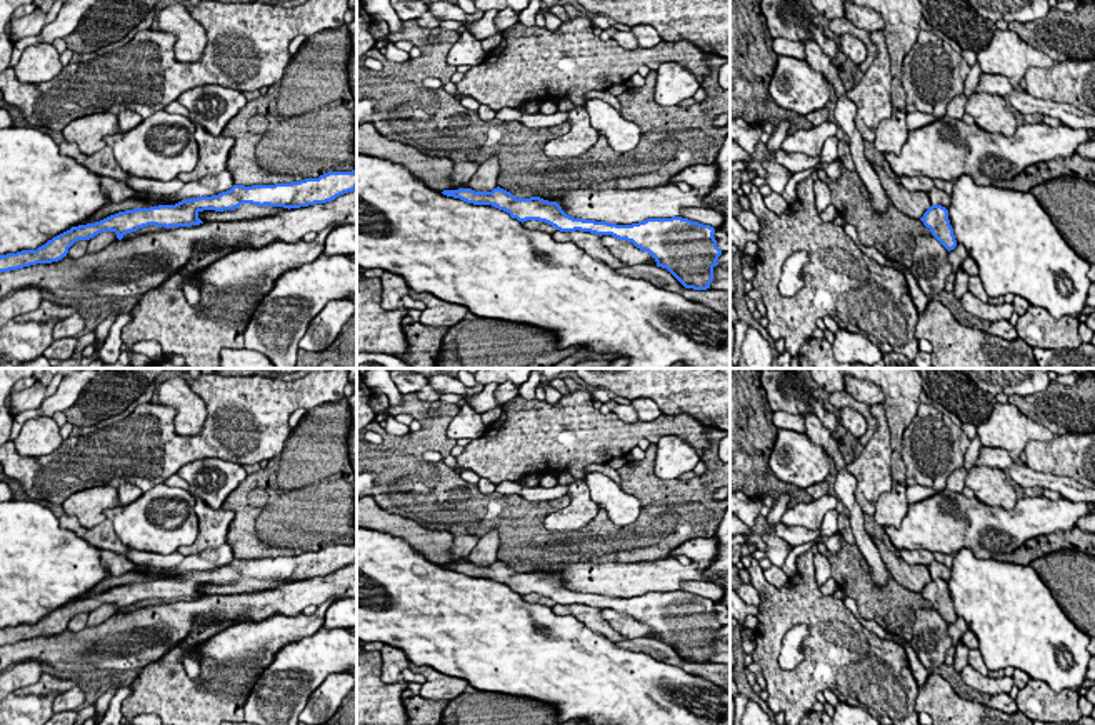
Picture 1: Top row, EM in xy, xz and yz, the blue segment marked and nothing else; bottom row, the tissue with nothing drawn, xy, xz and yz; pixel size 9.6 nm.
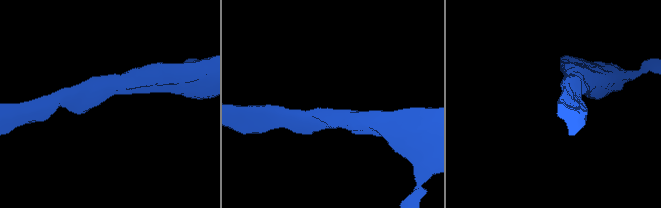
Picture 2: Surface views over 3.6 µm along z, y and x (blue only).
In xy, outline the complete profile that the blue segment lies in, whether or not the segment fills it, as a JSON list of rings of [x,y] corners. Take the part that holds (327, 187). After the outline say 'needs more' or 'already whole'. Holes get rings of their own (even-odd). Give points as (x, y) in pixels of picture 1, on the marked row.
[[[357,168],[352,172],[328,172],[318,178],[305,178],[275,185],[233,185],[230,190],[212,197],[182,200],[175,205],[133,208],[110,215],[100,222],[72,227],[53,237],[37,250],[22,250],[0,255],[0,273],[18,270],[37,263],[52,263],[67,257],[68,248],[78,240],[90,240],[102,232],[115,232],[122,240],[138,228],[157,227],[192,227],[203,223],[198,213],[203,210],[235,210],[243,203],[258,207],[300,208],[315,203],[327,203],[357,188]]] | already whole

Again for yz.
[[[932,205],[920,220],[948,252],[957,247],[948,210],[945,207]]] | already whole

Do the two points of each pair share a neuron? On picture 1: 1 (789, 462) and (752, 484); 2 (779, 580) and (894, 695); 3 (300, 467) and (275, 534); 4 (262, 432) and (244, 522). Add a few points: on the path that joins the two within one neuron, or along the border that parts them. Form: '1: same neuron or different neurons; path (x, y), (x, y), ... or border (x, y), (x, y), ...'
1: different neurons; border (775, 432), (769, 469), (779, 479), (805, 490)
2: different neurons; border (762, 570), (764, 577), (777, 587), (789, 580)
3: same neuron; path (300, 484), (300, 497), (280, 517)
4: different neurons; border (292, 429), (285, 447), (269, 460)

